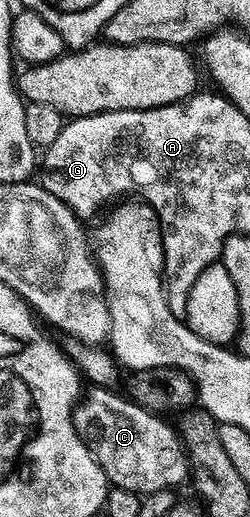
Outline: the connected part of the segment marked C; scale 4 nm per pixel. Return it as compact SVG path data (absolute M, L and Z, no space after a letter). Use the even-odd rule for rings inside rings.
M94 386L89 390L84 392L81 402L78 403L77 408L73 410L73 424L79 433L79 437L91 449L91 453L95 457L95 461L99 461L99 465L103 469L103 473L107 473L110 484L112 484L117 491L129 491L131 494L135 494L140 497L146 497L164 490L181 489L181 486L188 481L189 473L191 477L191 466L189 461L189 452L186 450L185 441L179 434L178 428L176 427L175 429L171 424L165 423L169 421L166 421L164 418L162 418L162 416L153 415L149 411L144 411L144 409L142 409L138 403L133 402L132 399L126 397L124 394L121 394L122 396L116 395L116 390L110 389L108 386Z

